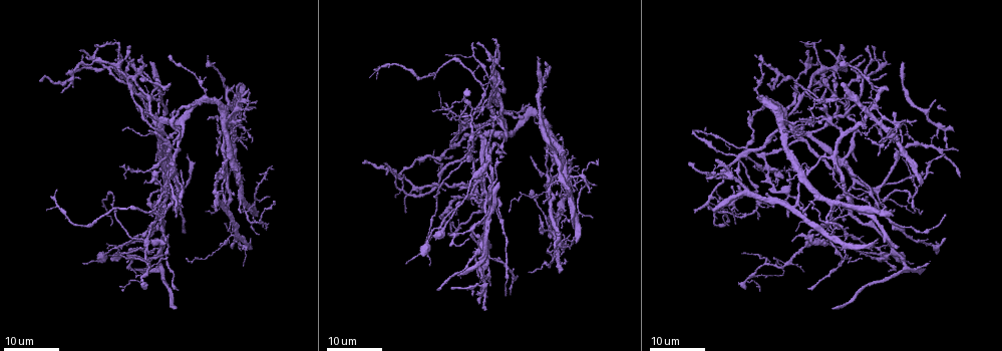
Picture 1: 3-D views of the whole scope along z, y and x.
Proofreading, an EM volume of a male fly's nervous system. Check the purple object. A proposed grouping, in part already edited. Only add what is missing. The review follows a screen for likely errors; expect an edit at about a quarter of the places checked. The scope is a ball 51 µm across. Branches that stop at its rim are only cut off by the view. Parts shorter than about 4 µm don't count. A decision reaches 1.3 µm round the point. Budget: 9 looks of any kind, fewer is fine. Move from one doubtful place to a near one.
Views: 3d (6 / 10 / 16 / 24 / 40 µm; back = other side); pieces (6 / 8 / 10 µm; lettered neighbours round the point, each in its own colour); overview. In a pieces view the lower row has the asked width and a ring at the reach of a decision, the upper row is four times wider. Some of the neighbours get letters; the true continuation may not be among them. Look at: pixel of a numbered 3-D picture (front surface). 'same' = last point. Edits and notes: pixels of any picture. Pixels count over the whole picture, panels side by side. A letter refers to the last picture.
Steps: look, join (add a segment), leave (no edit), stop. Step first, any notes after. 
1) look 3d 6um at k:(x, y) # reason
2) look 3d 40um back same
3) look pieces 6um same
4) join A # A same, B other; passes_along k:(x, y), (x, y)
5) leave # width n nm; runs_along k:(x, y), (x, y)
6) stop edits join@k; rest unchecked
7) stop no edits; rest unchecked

look 3d 16um at 1:(478, 276) # branch stops here

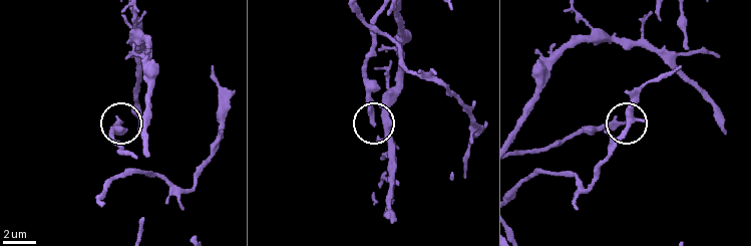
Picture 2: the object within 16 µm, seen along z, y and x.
look pieces 8um at 2:(372, 124) # see the neighbours

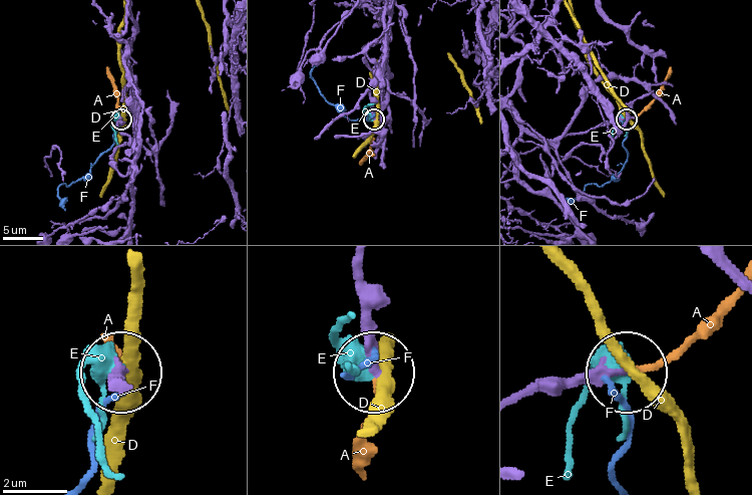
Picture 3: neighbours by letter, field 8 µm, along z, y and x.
join A # A same, D other, E other, F other; passes_along 3:(540, 393), (659, 365), (732, 295); the neuron continues

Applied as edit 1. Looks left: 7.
look overview

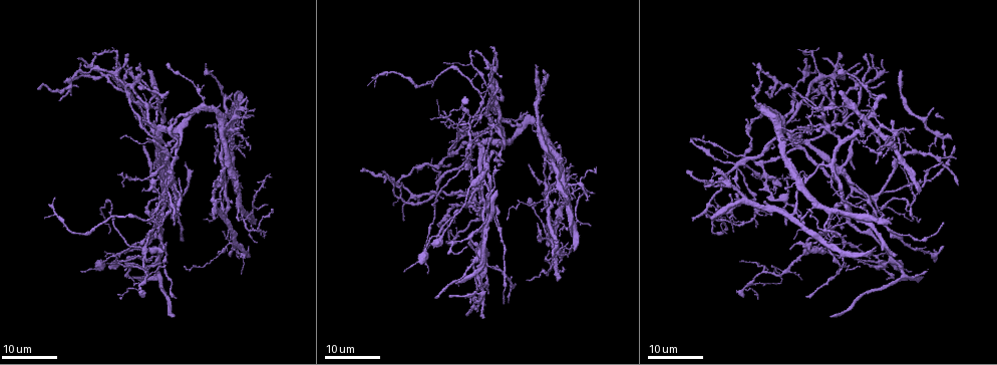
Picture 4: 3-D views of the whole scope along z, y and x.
look 3d 16um at 4:(800, 218) # branch stops here

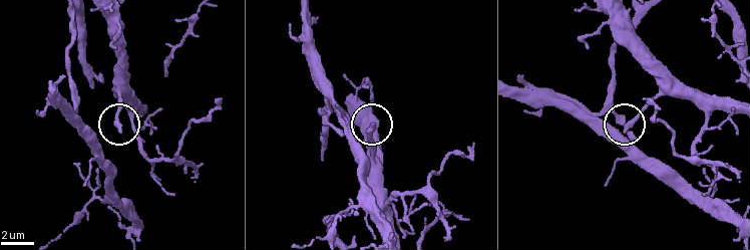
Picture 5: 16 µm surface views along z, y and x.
look pieces 6um at 5:(118, 130)

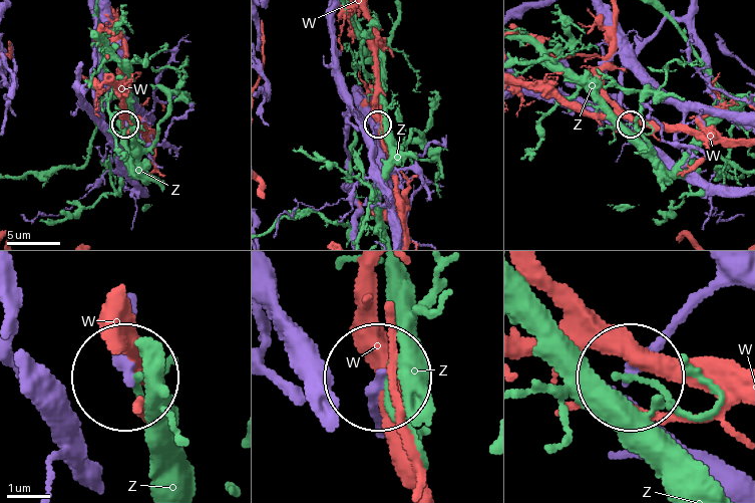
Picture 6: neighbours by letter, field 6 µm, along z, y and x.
leave # W other, Z other; runs_along 6:(379, 430), (379, 384); no lettered segment goes on from it

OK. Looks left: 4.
look 3d 24um at 4:(487, 150) # branch stops here

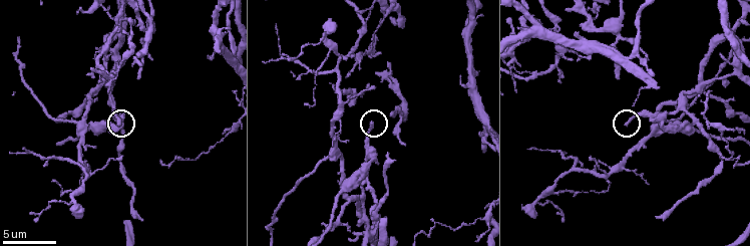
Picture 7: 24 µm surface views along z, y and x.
look pieces 8um at 7:(120, 122)

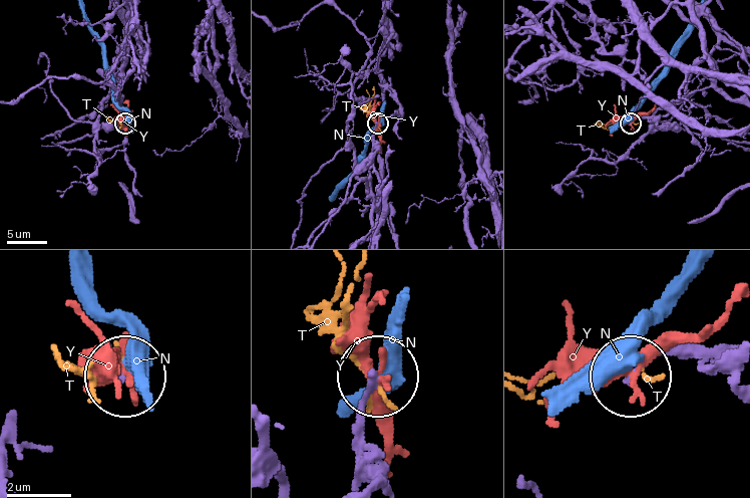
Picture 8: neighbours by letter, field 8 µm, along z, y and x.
leave # N other, T other, Y other; runs_along 8:(358, 479), (358, 407), (372, 377); none of them fits

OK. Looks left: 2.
look 3d 24um at 4:(447, 150)

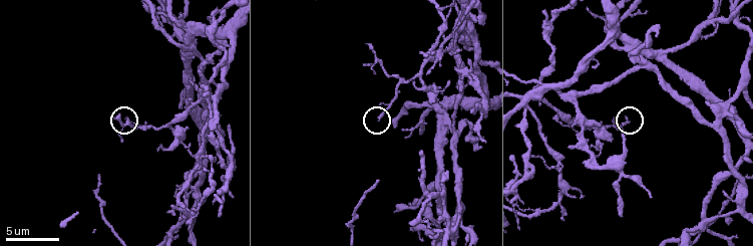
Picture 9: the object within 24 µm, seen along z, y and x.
look pieces 8um at 9:(628, 119) # what lies round it

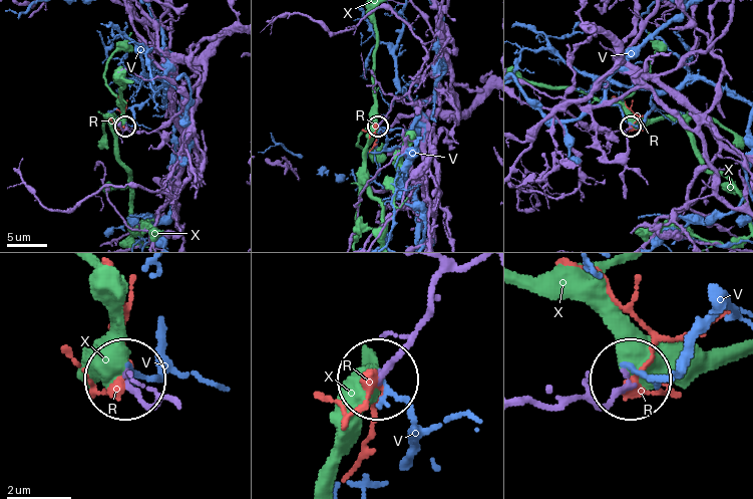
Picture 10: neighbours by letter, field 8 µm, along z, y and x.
leave # R other, V other, X other; runs_along 10:(446, 269), (427, 318), (384, 372); none of them fits

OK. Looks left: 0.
stop edits join@3; rest unchecked

